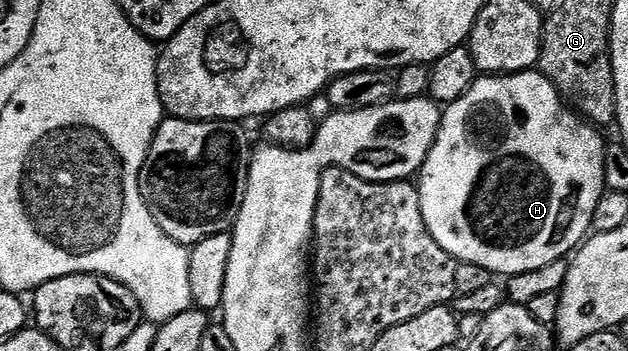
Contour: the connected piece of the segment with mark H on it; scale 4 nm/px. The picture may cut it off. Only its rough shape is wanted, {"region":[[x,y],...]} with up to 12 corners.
{"region":[[539,71],[441,112],[422,219],[504,279],[565,260],[601,130]]}

